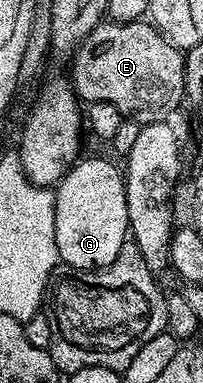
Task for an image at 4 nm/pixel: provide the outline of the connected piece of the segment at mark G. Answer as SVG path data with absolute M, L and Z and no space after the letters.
M103 157L82 158L83 165L75 163L68 168L65 179L57 185L55 207L55 241L59 244L59 260L73 269L104 269L113 263L115 253L121 251L125 240L124 174L115 173Z

